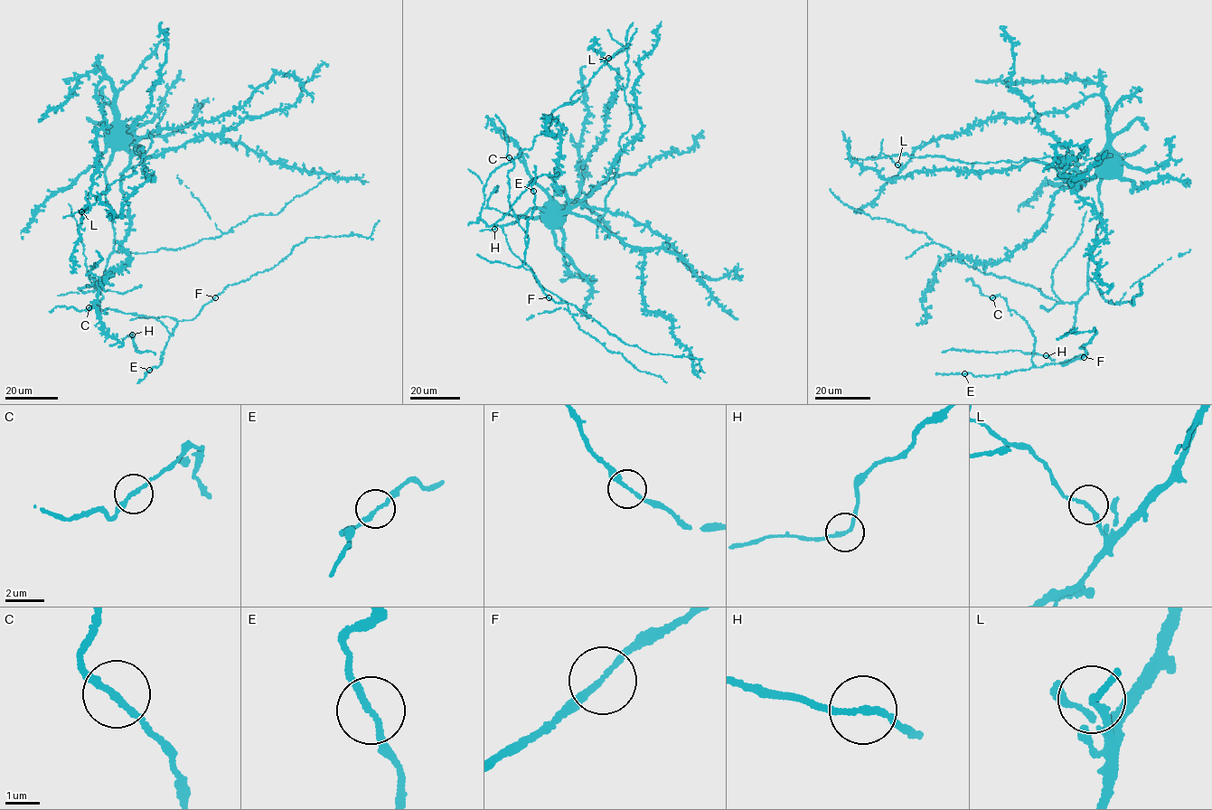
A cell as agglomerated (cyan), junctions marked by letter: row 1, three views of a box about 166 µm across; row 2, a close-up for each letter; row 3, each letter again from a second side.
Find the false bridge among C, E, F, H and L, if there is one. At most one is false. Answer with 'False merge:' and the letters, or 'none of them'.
False merge: L

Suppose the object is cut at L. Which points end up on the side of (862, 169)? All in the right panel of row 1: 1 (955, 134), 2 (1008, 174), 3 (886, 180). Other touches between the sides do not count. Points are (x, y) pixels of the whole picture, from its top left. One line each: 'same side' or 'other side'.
1: same side
2: same side
3: same side

